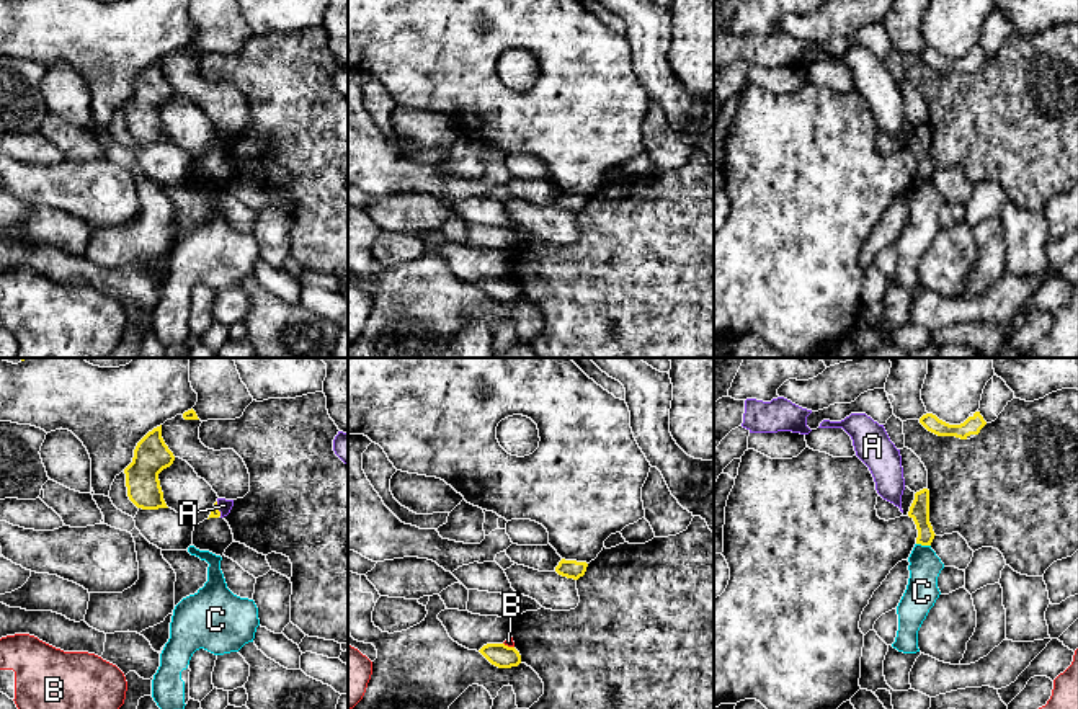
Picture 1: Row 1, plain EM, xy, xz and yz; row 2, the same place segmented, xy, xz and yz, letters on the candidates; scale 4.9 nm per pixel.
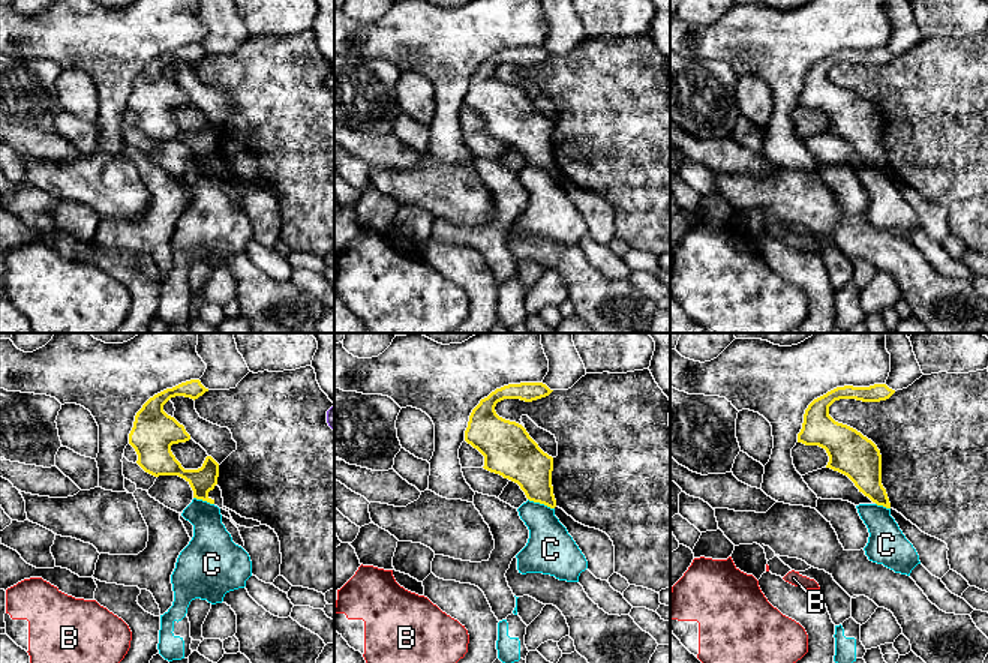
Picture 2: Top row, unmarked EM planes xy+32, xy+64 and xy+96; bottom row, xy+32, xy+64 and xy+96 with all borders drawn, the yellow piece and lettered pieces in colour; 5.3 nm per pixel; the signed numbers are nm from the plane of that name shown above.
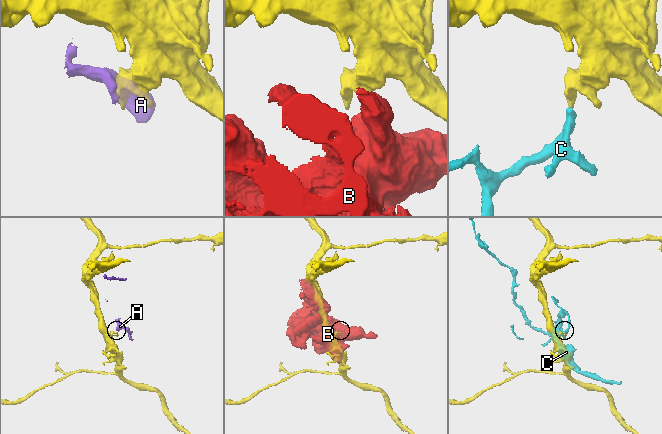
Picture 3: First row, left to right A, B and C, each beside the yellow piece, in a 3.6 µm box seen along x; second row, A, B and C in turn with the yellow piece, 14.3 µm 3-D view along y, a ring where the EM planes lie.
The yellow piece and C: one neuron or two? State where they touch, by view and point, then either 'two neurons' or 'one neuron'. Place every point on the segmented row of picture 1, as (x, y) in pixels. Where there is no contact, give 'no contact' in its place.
yz (923, 544) | two neurons

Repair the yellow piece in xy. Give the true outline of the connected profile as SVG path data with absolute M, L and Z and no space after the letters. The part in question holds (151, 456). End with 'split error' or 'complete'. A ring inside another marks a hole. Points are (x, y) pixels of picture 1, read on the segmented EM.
M162 425L149 431L136 446L132 462L124 469L129 500L142 510L168 508L158 474L175 461L162 438Z; complete

